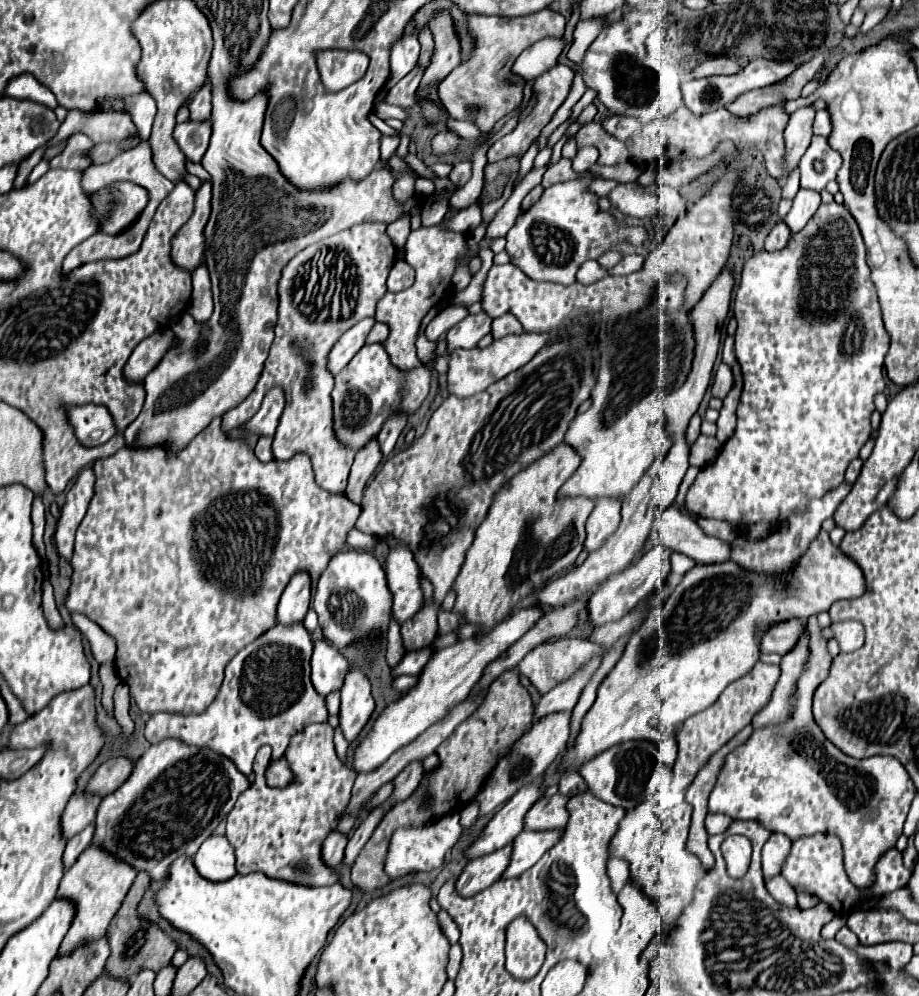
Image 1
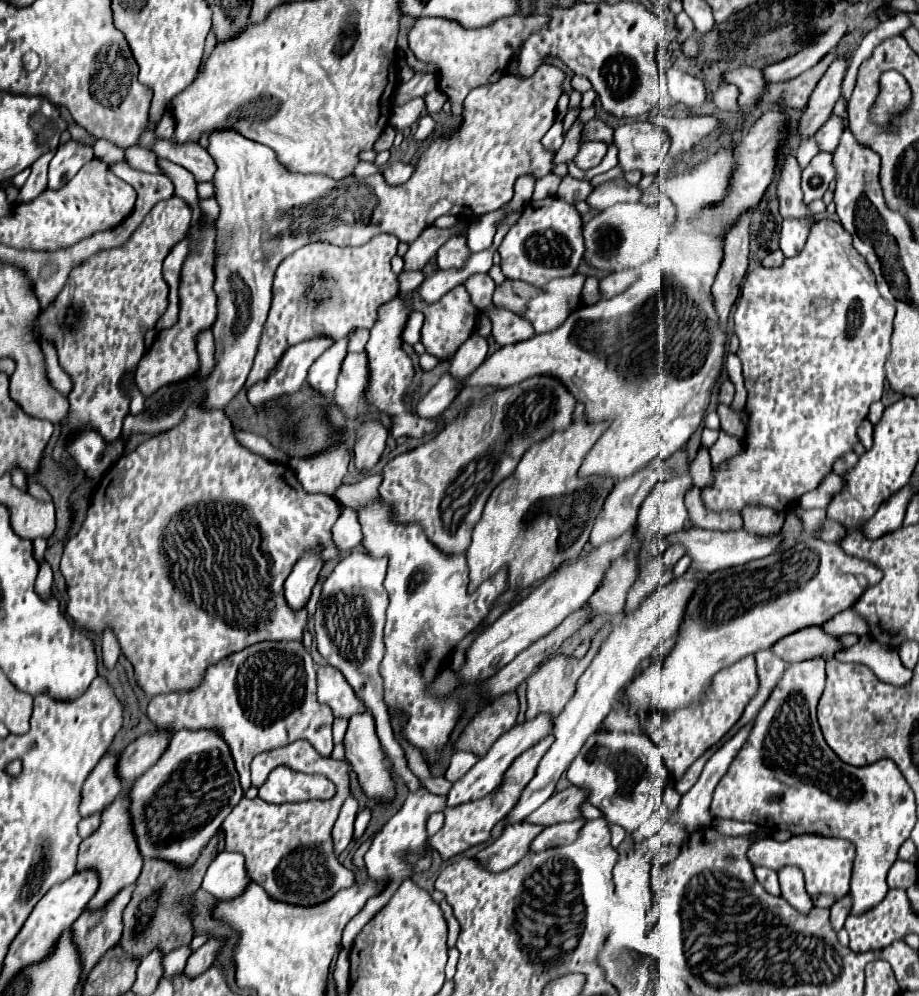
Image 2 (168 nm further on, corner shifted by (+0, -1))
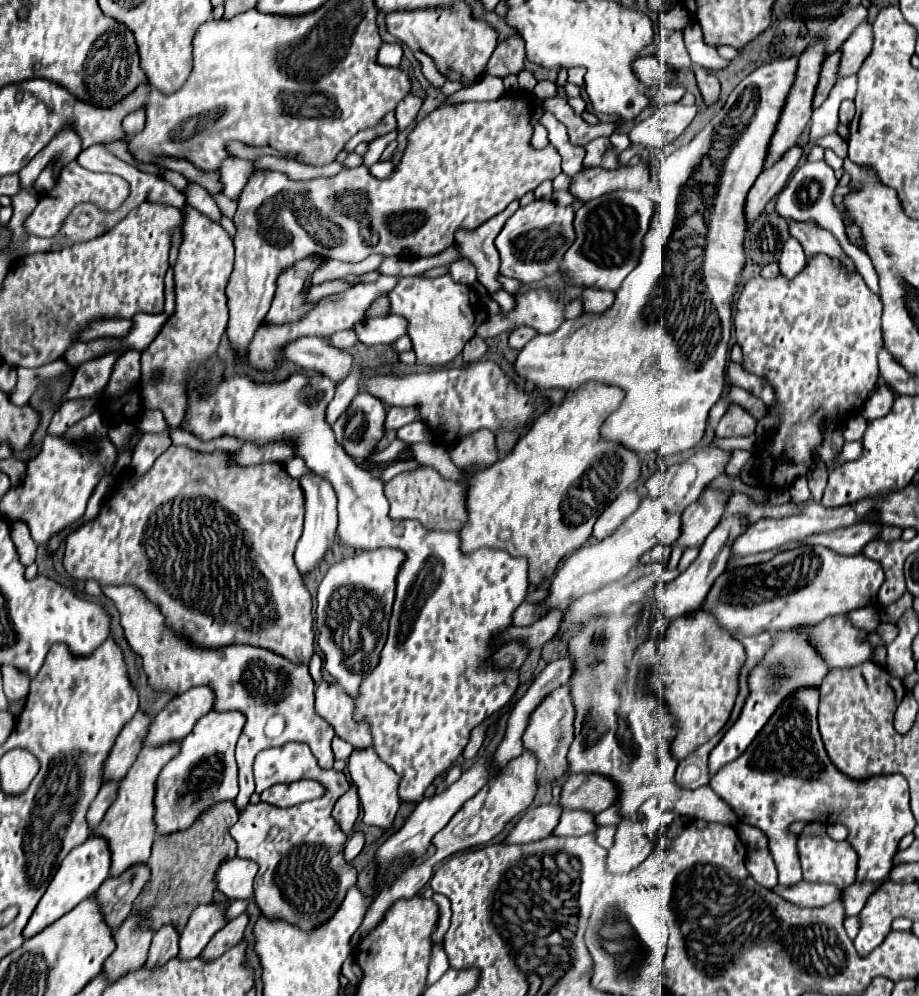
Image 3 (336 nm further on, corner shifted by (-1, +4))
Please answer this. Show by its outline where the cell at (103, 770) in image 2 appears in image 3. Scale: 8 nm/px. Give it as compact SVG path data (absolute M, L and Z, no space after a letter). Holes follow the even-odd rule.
M141 710L125 724L121 734L117 736L105 764L103 764L103 782L121 782L129 772L133 762L137 760L139 750L143 748L143 736L147 734L147 726L153 718L143 714Z

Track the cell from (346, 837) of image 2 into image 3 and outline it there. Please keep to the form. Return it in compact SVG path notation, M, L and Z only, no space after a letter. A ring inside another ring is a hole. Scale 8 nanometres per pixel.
M351 786L351 788L337 800L337 804L335 804L335 808L333 808L333 818L335 818L335 822L339 824L339 828L341 828L345 834L351 834L357 816L359 816L357 788Z

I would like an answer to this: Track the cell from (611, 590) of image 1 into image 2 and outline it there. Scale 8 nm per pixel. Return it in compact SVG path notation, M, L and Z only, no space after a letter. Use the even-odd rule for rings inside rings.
M674 543L674 545L670 545L670 547L662 553L662 563L672 569L672 565L674 565L680 557L684 557L684 555L686 555L686 551L682 551L682 547L678 547L678 543Z

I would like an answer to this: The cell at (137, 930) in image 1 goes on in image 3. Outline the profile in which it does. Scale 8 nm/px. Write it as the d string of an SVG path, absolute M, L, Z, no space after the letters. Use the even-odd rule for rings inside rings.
M223 802L223 806L215 806L203 822L197 822L191 826L191 830L173 834L169 838L157 838L151 850L151 858L147 862L151 870L151 878L141 890L141 894L133 902L131 914L139 918L145 918L145 922L139 922L143 928L159 930L165 924L175 926L175 930L181 934L185 928L191 912L199 904L211 904L213 892L215 892L215 870L219 868L219 862L235 856L235 840L229 834L229 828L237 822L239 812L233 802ZM213 826L215 826L215 852L213 852ZM179 844L179 848L171 846Z

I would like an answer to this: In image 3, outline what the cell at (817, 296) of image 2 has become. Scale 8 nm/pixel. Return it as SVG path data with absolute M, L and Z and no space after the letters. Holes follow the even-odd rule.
M827 254L811 256L805 268L791 280L783 274L771 280L755 276L745 284L733 318L737 344L743 348L743 368L771 382L775 404L769 406L769 412L779 416L775 432L757 452L759 478L767 486L787 488L797 476L805 476L815 462L815 450L823 444L825 426L831 422L839 424L841 418L859 412L875 390L879 378L877 356L883 348L881 314L881 298L871 292L863 276Z

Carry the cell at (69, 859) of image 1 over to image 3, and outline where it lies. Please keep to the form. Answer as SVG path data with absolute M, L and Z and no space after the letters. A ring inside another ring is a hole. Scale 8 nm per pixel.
M115 782L101 786L99 794L95 796L95 800L91 802L89 812L87 812L87 824L89 824L89 828L95 828L95 826L103 820L105 810L107 810L107 808L111 806L111 802L115 800L115 794L117 794L117 784L115 784Z

